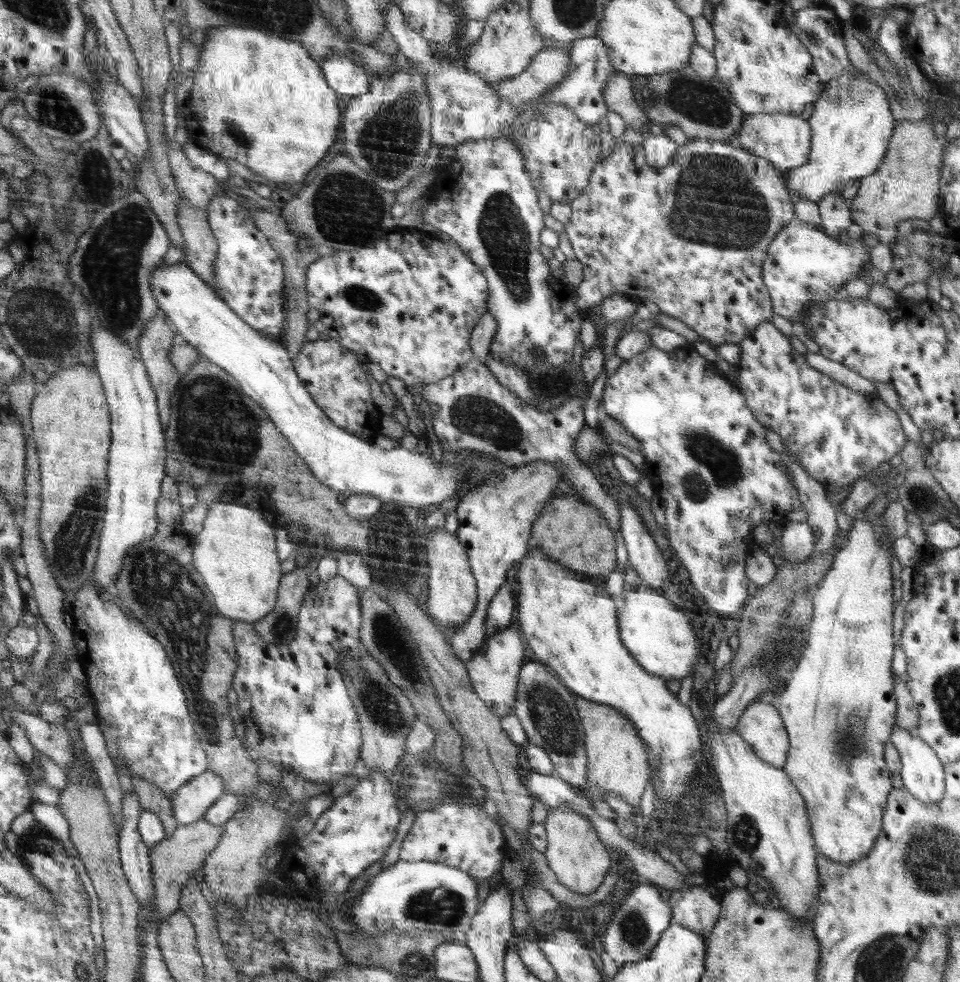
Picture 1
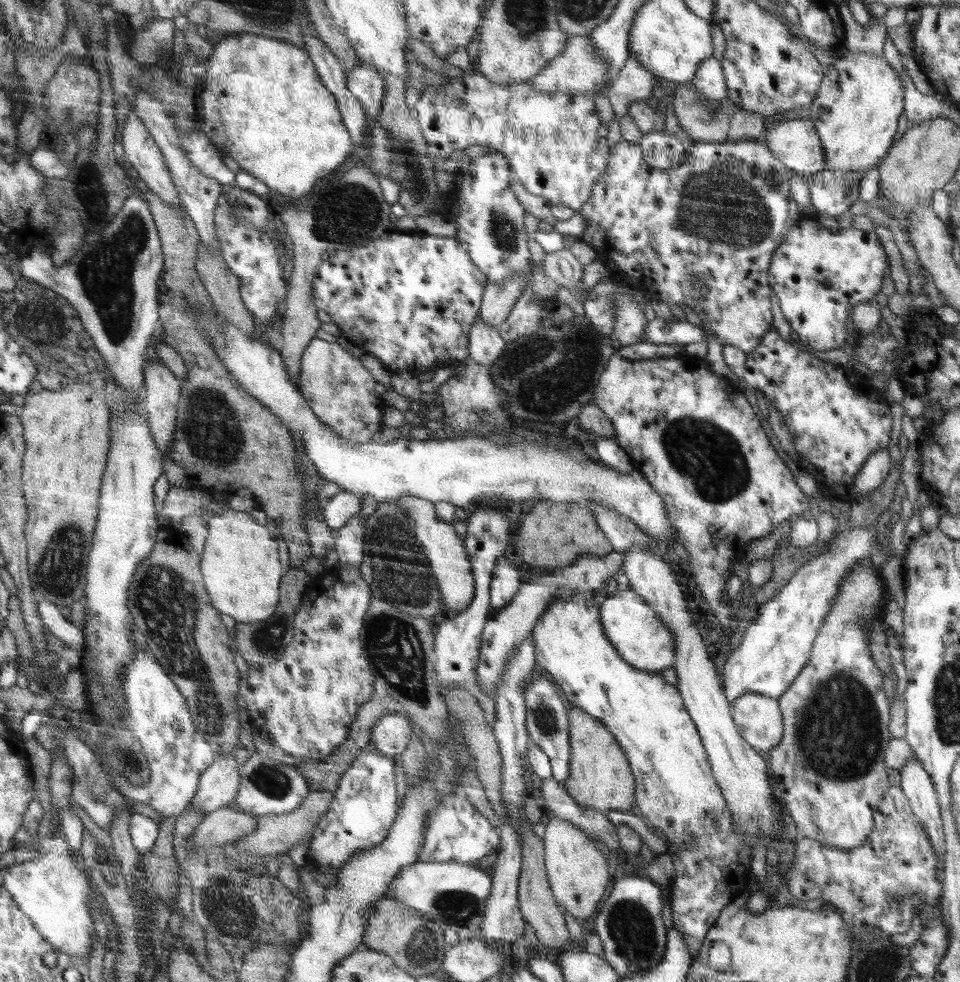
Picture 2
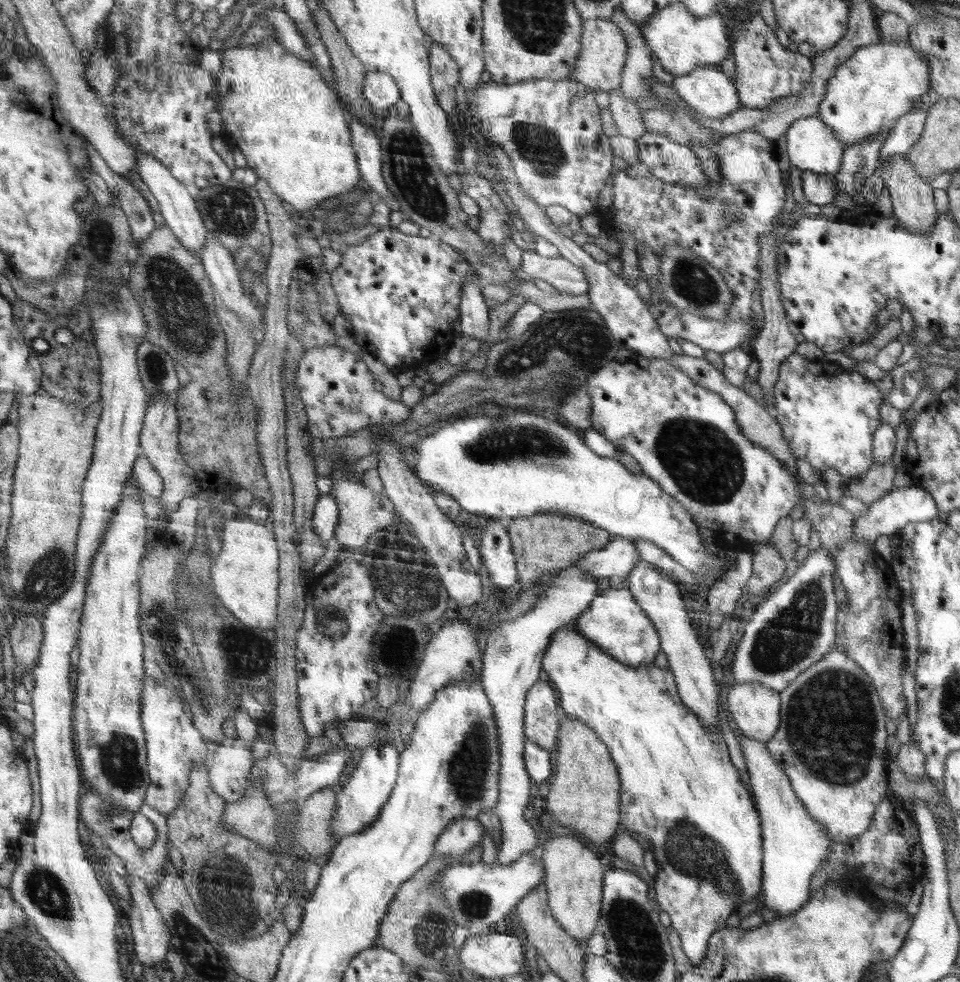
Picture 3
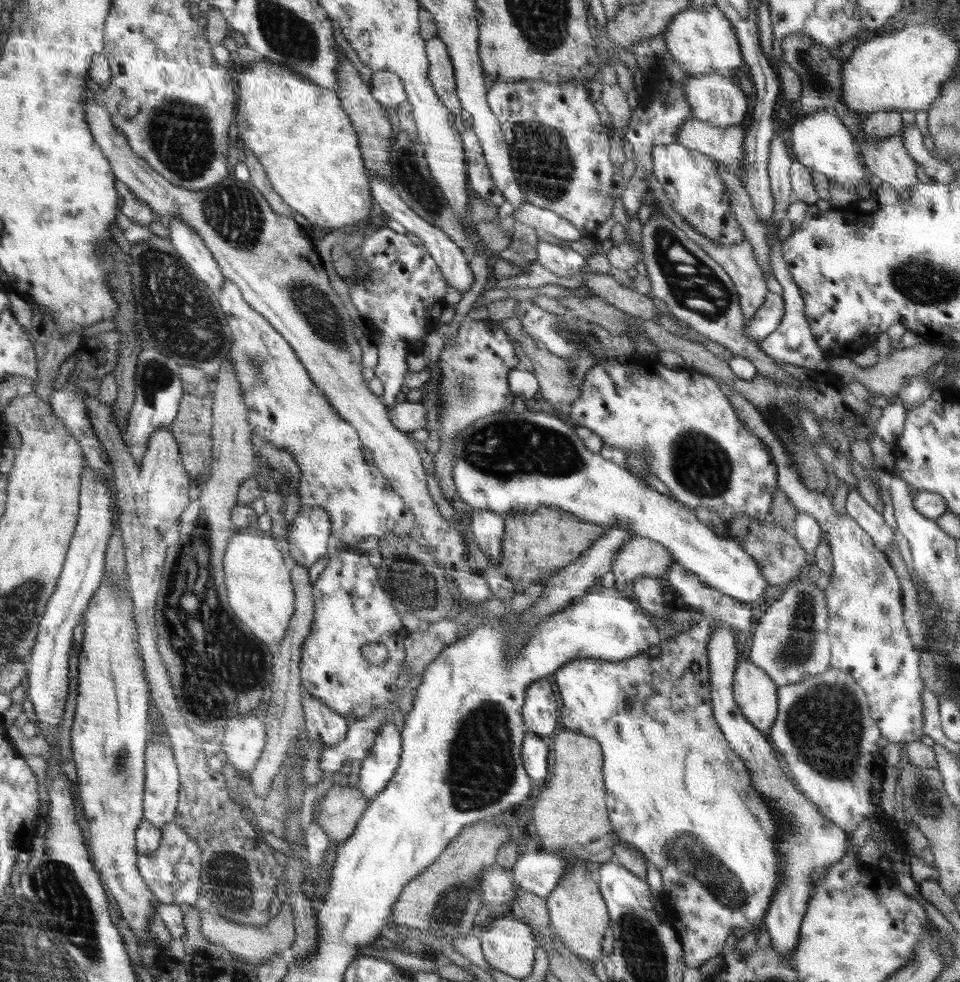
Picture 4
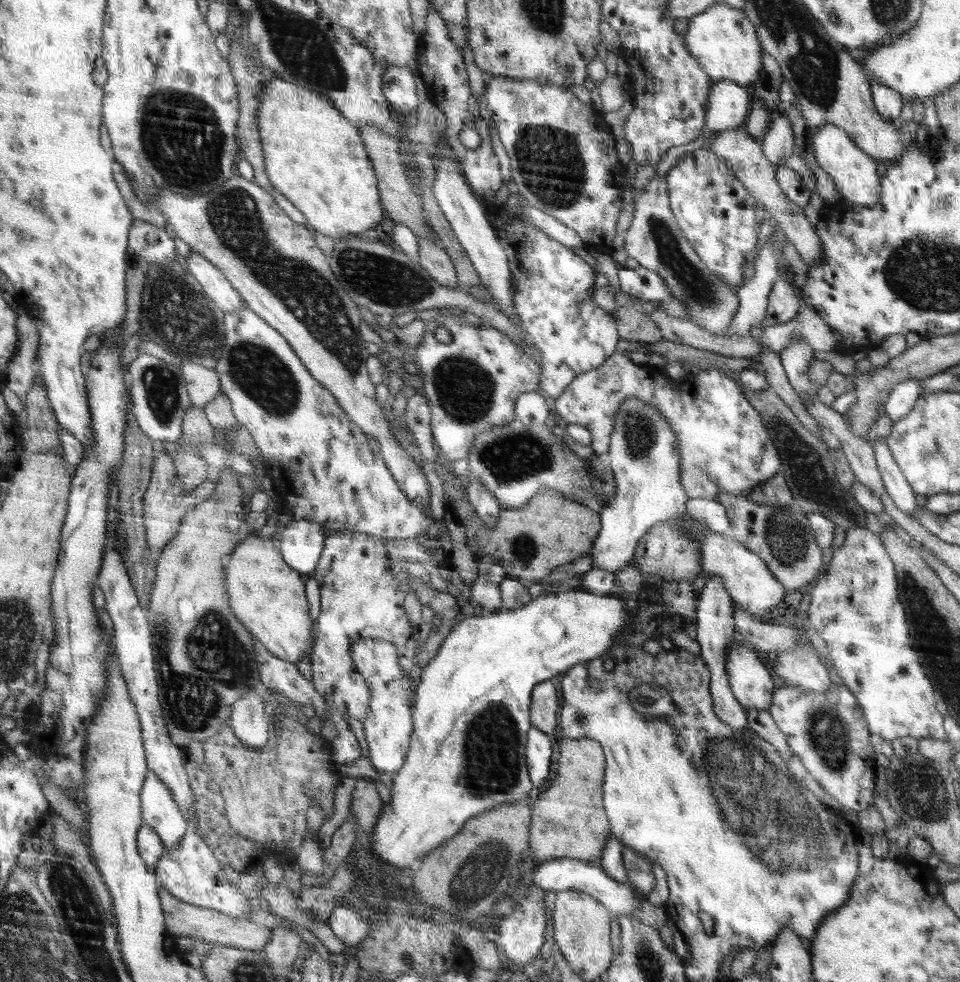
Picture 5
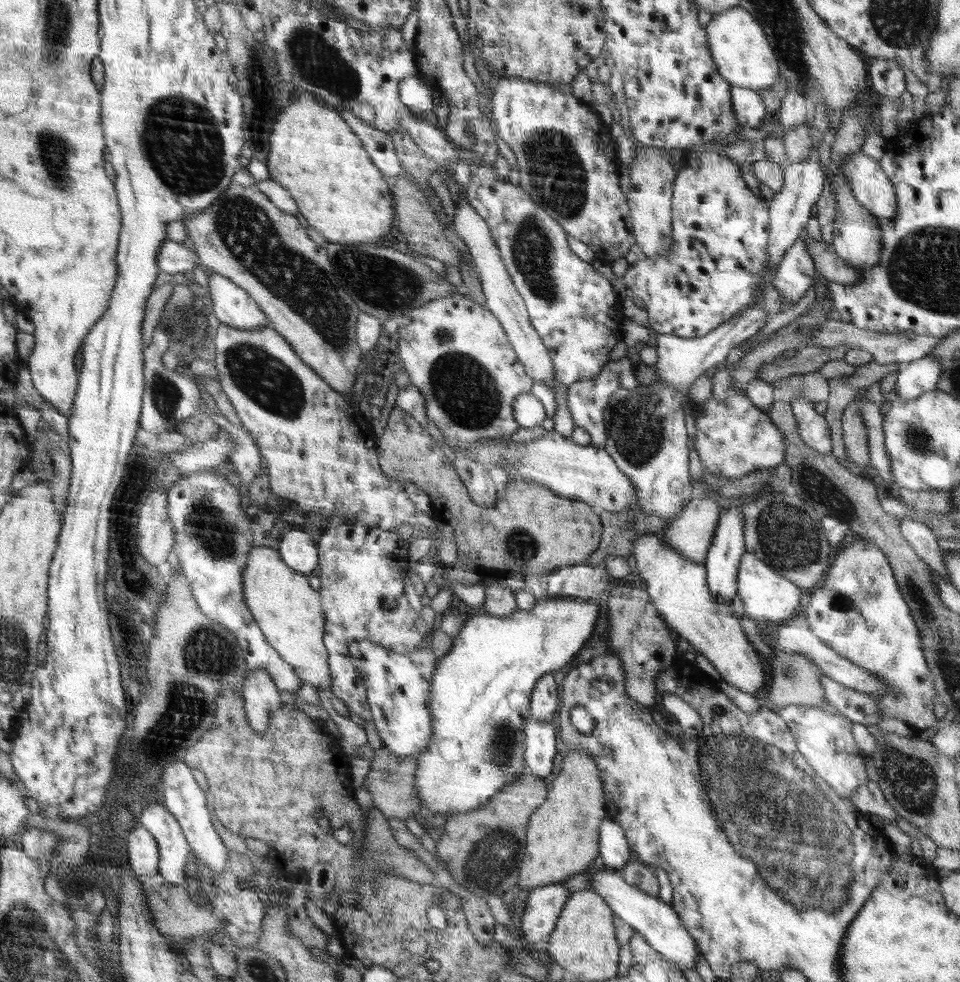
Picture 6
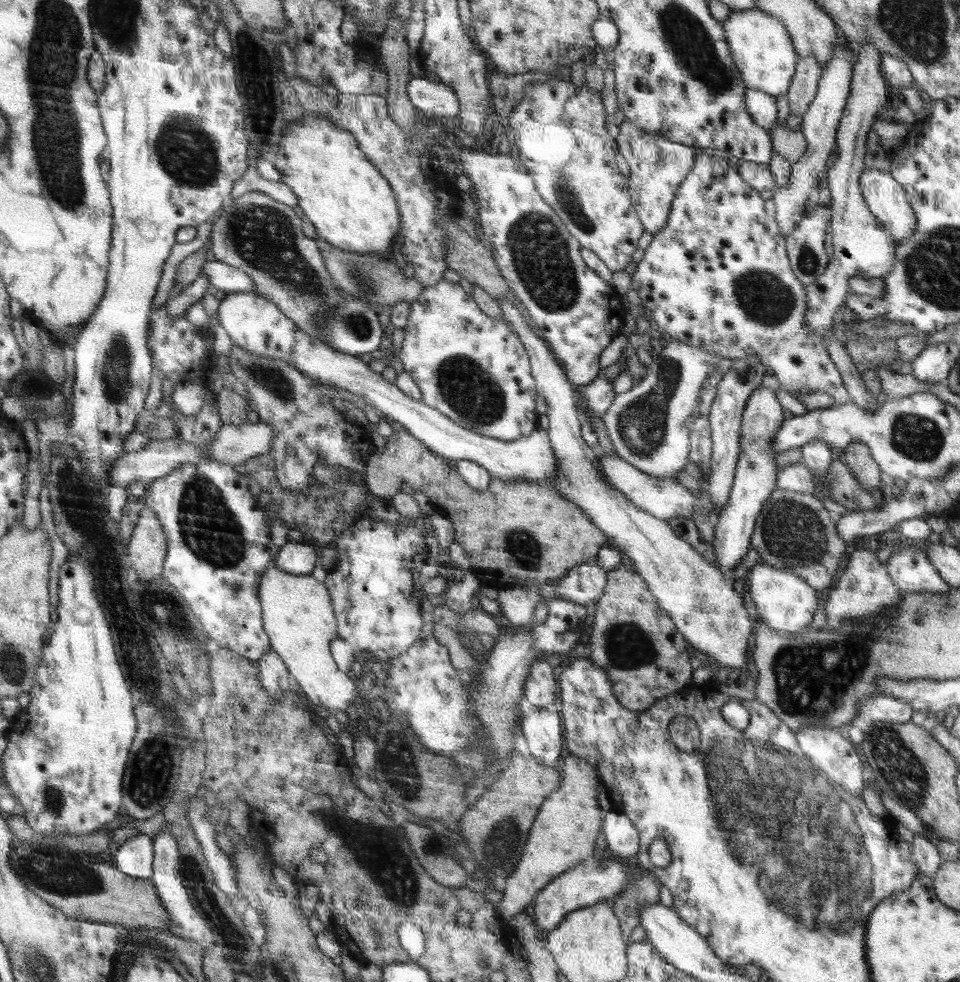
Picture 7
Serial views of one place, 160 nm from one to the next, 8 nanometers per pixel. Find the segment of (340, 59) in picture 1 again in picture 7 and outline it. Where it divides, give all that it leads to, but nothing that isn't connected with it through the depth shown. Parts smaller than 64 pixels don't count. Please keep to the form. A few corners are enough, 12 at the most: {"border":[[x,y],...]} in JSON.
{"border":[[424,76],[412,77],[407,95],[417,110],[452,116],[460,102],[453,88]]}

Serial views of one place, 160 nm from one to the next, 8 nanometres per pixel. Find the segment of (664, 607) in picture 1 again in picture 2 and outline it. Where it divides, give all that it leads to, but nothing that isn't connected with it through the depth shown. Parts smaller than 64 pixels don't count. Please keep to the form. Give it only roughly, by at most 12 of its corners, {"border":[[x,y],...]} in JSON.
{"border":[[642,595],[600,606],[607,638],[638,670],[675,664],[675,636]]}

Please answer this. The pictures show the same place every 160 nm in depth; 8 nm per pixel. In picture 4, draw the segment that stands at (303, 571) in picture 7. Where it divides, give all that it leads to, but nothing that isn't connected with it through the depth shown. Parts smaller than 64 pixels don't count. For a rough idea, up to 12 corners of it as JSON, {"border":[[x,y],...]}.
{"border":[[324,507],[301,510],[289,529],[289,564],[312,566],[328,552]]}

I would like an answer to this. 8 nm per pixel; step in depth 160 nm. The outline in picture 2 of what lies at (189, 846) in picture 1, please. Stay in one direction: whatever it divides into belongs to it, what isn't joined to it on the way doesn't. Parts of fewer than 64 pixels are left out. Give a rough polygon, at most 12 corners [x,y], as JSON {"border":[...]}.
{"border":[[229,804],[193,830],[197,848],[229,845],[256,828],[257,817]]}

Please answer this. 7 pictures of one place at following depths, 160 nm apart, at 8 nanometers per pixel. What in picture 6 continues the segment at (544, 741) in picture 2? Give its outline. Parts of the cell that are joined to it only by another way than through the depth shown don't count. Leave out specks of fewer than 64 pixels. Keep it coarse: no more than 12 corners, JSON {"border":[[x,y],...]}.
{"border":[[554,676],[542,677],[531,695],[532,718],[550,722],[558,710]]}

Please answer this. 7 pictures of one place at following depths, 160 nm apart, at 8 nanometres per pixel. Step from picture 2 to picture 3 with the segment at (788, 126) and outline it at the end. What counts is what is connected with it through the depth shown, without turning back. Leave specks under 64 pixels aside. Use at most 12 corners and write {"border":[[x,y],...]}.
{"border":[[818,114],[793,122],[791,166],[838,172],[845,145]]}

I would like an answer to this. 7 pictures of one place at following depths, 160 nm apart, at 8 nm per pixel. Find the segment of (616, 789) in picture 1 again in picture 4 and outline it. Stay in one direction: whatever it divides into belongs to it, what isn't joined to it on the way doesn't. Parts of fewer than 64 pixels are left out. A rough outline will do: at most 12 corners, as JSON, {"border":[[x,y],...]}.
{"border":[[563,728],[534,845],[615,859],[601,743]]}

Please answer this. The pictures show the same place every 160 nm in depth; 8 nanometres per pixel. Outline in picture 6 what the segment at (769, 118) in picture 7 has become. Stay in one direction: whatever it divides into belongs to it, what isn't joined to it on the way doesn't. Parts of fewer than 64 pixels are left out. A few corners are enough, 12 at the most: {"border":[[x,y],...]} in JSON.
{"border":[[732,86],[734,118],[761,127],[768,109],[751,88]]}

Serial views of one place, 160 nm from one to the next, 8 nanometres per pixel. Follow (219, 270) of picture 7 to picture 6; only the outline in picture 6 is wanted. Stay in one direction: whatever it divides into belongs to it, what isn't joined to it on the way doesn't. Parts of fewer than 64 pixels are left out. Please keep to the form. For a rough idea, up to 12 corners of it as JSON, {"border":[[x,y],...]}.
{"border":[[162,242],[157,254],[158,270],[181,274],[200,266],[189,244]]}

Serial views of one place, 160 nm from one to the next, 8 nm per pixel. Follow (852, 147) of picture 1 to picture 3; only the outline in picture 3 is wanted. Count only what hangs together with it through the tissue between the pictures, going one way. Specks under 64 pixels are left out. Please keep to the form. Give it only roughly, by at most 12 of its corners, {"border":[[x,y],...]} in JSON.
{"border":[[880,38],[835,68],[817,114],[845,147],[889,132],[930,88]]}

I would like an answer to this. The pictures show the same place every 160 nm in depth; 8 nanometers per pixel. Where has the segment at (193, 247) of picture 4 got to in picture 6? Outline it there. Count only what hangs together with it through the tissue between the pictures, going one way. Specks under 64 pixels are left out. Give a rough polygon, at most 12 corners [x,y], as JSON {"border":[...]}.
{"border":[[217,272],[207,275],[220,324],[269,327],[247,290]]}

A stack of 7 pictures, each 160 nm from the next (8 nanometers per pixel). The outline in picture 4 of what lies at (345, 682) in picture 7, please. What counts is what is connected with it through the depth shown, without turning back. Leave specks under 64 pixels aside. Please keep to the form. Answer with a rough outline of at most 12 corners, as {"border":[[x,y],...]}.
{"border":[[240,530],[225,554],[234,614],[277,649],[296,609],[274,539]]}

